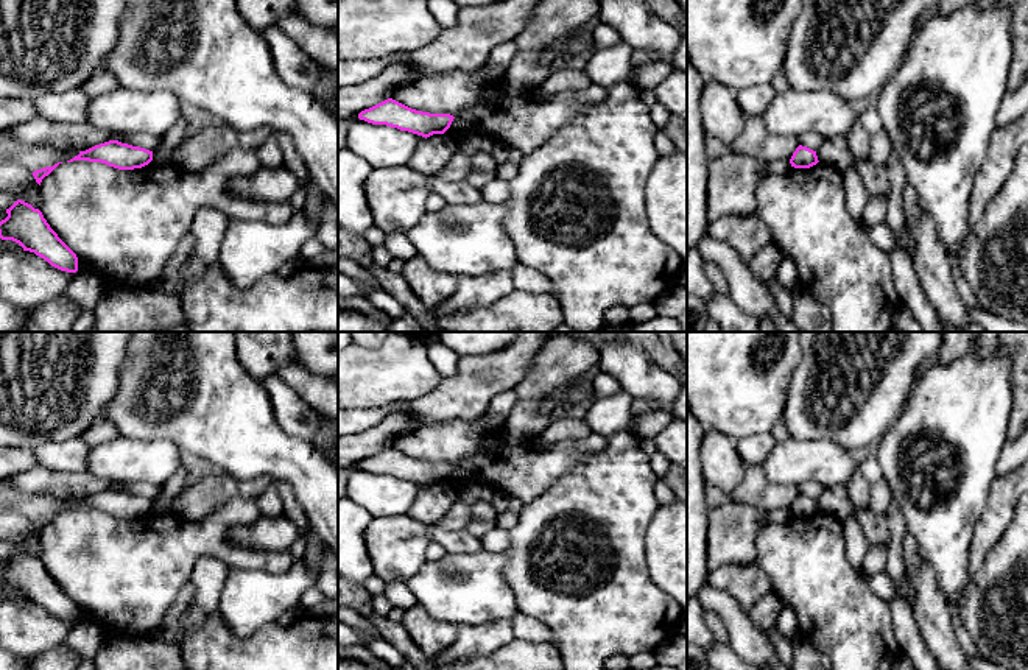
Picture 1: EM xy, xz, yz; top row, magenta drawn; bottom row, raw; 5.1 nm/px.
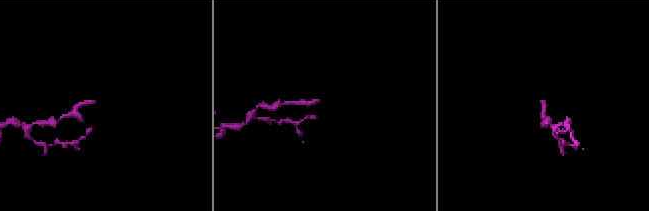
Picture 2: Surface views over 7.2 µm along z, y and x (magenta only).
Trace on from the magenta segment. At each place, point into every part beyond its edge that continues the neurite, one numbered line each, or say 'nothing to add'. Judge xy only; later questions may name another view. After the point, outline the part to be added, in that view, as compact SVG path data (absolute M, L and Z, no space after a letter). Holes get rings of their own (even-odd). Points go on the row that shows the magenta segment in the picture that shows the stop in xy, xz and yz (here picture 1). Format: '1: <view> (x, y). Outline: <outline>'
nothing to add

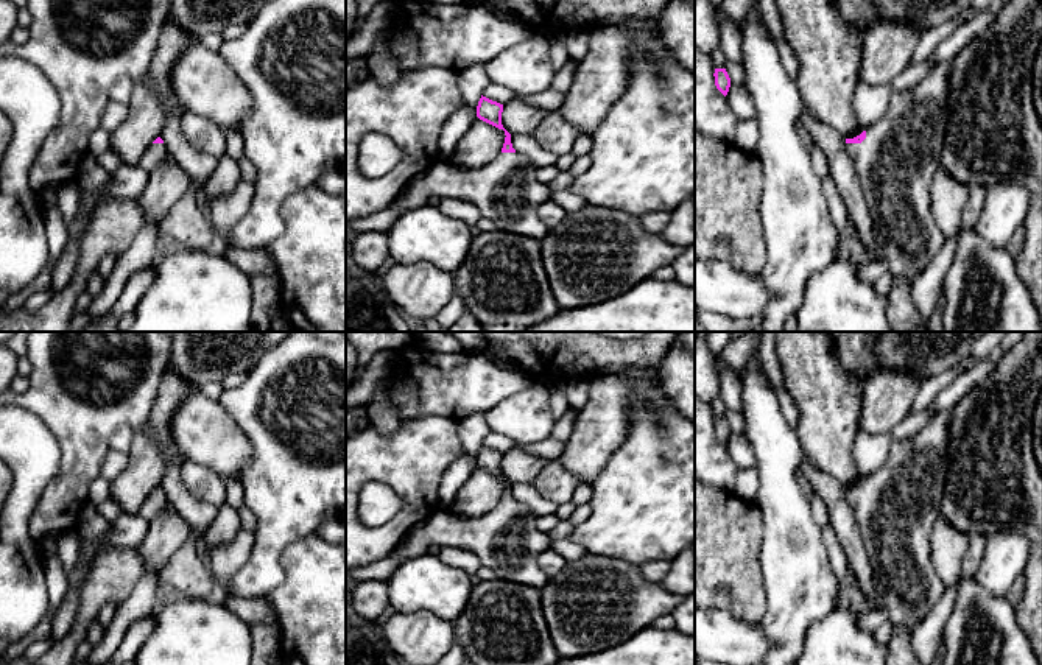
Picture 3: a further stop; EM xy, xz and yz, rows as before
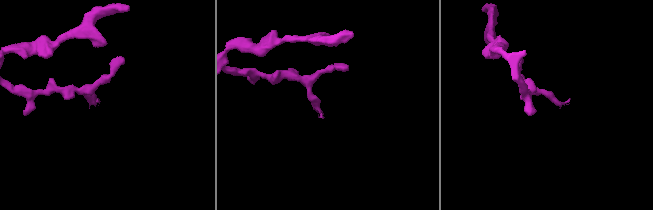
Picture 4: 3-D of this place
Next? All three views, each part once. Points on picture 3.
1: yz (896, 164). Outline: M950 62L938 64L911 89L894 92L883 117L866 129L861 143L846 143L857 170L880 255L896 277L910 283L944 246L945 237L931 213L931 182L941 167L949 121Z

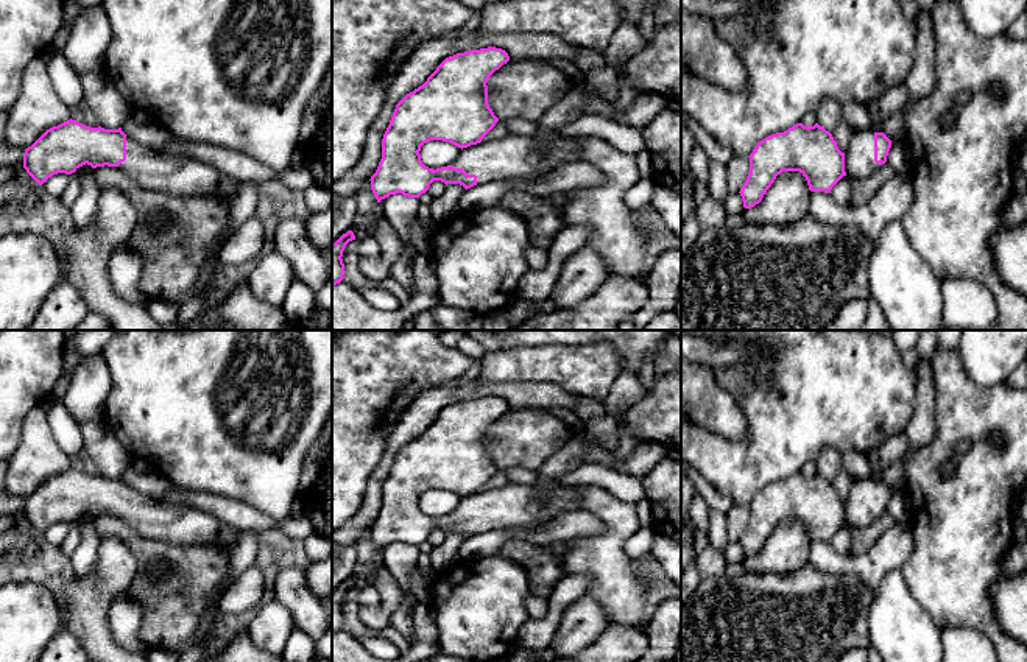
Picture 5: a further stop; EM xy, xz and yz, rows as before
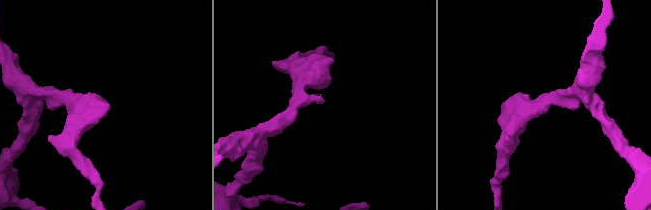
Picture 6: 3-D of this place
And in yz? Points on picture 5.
1: yz (859, 159). Outline: M859 129L854 132L845 153L845 171L851 181L871 178L881 168L874 162L874 131Z

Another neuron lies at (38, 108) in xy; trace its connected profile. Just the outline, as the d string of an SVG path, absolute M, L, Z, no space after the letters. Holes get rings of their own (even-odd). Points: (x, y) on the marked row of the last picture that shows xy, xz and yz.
M41 55L25 70L20 93L14 106L8 111L8 121L5 128L5 140L11 148L26 150L47 129L70 120L70 107L67 107L58 97L50 81L47 67L50 58Z

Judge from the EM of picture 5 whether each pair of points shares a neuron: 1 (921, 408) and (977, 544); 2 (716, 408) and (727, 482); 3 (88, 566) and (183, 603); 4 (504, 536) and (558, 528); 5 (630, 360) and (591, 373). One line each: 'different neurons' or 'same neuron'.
1: different neurons
2: different neurons
3: different neurons
4: same neuron
5: different neurons

